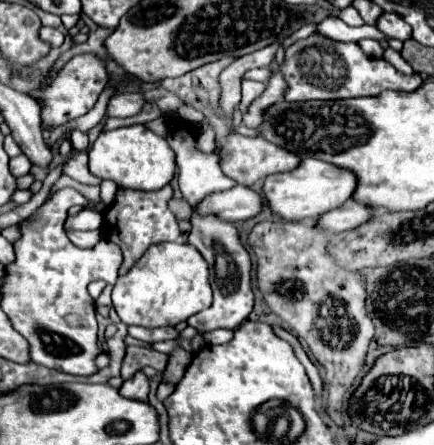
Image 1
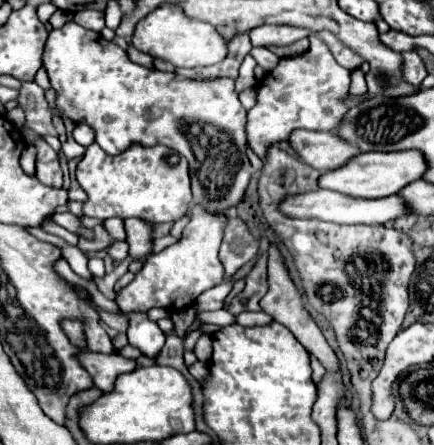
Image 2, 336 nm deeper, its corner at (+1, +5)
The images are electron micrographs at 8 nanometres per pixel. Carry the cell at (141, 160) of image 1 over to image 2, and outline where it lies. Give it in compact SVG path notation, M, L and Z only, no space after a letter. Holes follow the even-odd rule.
M93 142L85 156L81 158L79 166L77 166L77 182L81 184L81 188L87 192L87 202L83 204L83 214L85 216L93 216L99 220L105 218L143 218L149 222L175 222L181 216L187 214L189 206L191 206L191 180L189 180L189 168L187 168L187 160L177 154L175 150L167 148L167 146L139 146L139 144L131 144L125 152L121 152L117 158L109 158L107 152L101 150L101 146L97 146L97 142Z

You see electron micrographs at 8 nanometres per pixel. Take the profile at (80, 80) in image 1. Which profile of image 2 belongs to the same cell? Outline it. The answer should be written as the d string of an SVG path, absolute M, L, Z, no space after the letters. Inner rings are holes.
M67 22L59 30L51 30L43 66L47 68L49 82L57 94L55 112L75 124L89 124L95 130L97 144L107 154L121 154L133 142L143 146L165 144L187 158L191 170L191 190L193 204L203 206L207 212L229 218L231 210L243 200L245 188L251 180L251 164L245 156L245 110L237 98L235 82L231 78L211 78L211 80L175 80L175 74L147 70L135 64L125 50L115 42L101 38L93 30L85 30L75 22Z

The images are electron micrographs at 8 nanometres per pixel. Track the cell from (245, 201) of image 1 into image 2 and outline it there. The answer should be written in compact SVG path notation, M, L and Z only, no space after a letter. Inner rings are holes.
M313 190L313 192L285 196L279 202L279 210L287 218L317 218L337 224L385 224L385 226L389 226L395 218L405 214L405 206L399 196L363 200L363 198L349 198L345 194L337 194L331 190Z

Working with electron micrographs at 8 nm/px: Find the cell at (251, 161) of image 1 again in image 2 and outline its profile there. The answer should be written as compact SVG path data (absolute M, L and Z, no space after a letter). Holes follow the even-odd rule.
M293 130L289 136L289 146L293 148L299 160L319 172L343 166L349 158L359 154L357 150L353 150L353 146L341 142L341 138L331 132Z

